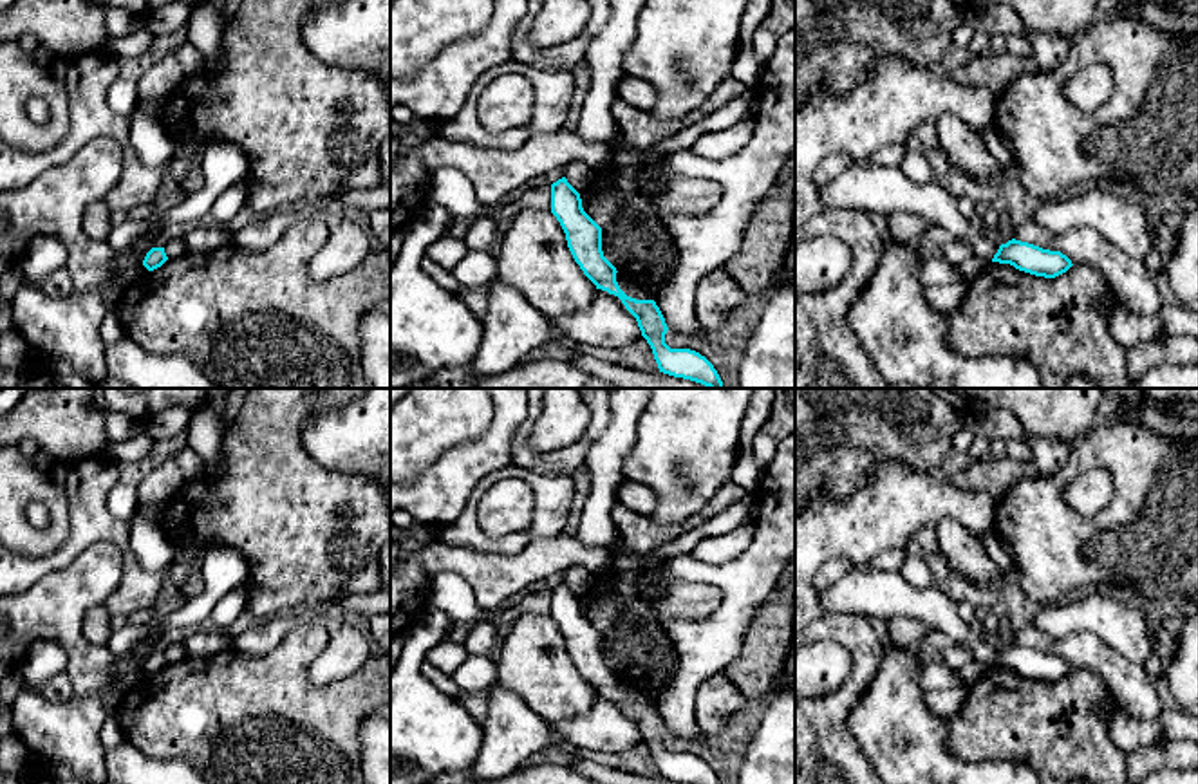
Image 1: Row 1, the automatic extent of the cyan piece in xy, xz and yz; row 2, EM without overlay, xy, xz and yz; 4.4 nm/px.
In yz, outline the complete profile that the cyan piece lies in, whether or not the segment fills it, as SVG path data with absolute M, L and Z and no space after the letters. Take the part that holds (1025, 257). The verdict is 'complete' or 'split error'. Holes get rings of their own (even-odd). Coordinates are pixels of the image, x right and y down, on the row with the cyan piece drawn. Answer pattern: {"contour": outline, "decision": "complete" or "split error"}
{"contour": "M1015 238L1001 244L992 262L1010 264L1019 271L1044 278L1055 278L1073 266L1061 251L1043 249Z", "decision": "complete"}

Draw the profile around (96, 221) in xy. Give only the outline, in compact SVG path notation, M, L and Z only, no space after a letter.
M105 201L92 202L83 215L83 229L89 237L96 240L105 240L112 224L110 224L110 208Z

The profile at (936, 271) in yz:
M932 257L922 264L922 284L923 285L943 285L943 284L965 284L965 280L954 266L950 266L943 257Z

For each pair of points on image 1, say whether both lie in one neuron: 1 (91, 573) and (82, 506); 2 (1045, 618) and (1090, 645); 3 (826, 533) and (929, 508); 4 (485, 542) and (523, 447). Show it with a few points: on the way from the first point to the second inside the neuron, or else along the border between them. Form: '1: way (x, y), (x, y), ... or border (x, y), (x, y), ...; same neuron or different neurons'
1: border (85, 548), (112, 542), (121, 551), (123, 569); different neurons
2: border (1030, 624), (1052, 636), (1090, 631), (1108, 645); different neurons
3: way (851, 528), (859, 528), (888, 508), (904, 508); same neuron
4: border (512, 461), (523, 468), (557, 476); different neurons

